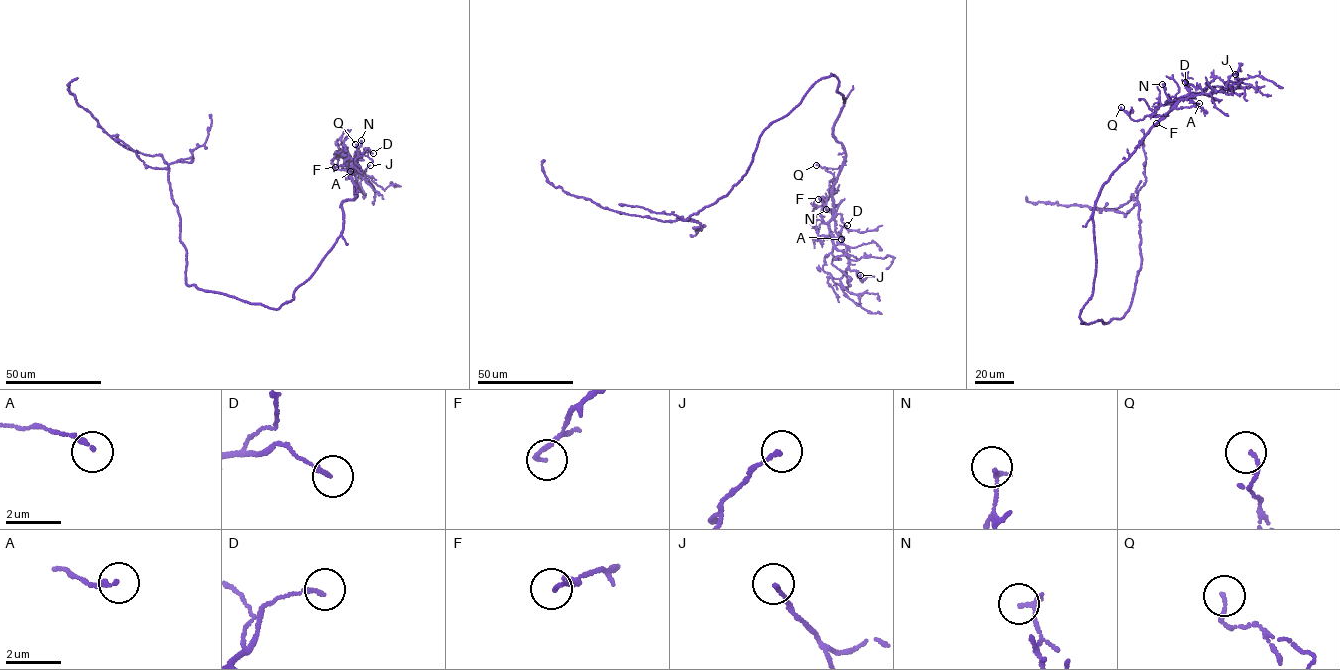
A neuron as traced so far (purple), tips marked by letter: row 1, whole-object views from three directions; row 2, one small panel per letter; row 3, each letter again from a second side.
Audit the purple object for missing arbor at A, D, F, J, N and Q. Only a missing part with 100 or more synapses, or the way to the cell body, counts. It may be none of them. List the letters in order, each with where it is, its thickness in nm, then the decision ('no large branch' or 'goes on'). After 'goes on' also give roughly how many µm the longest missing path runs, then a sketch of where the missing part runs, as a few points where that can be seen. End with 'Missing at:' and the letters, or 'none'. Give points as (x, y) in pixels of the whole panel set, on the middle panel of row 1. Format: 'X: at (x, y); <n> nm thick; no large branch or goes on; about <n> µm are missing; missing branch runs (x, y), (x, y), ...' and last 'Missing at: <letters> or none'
A: at (841, 239); 160 nm thick; no large branch
D: at (847, 225); 160 nm thick; no large branch
F: at (818, 199); 140 nm thick; no large branch
J: at (860, 275); 110 nm thick; no large branch
N: at (826, 209); 150 nm thick; no large branch
Q: at (816, 165); 110 nm thick; no large branch
Missing at: none

